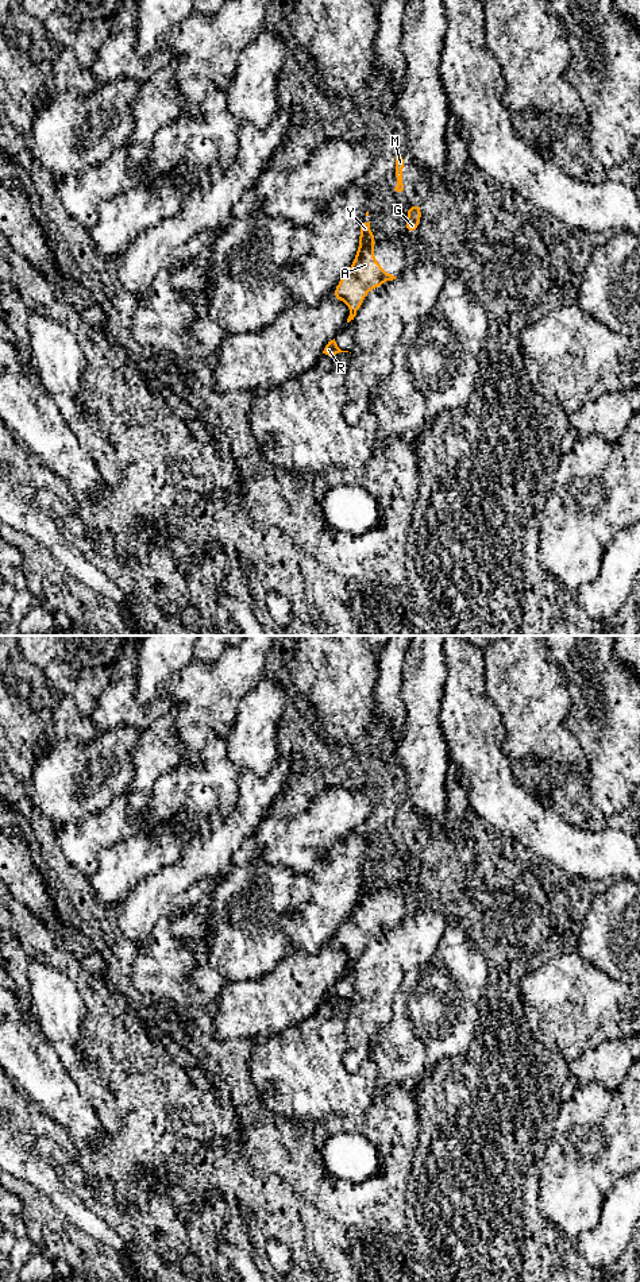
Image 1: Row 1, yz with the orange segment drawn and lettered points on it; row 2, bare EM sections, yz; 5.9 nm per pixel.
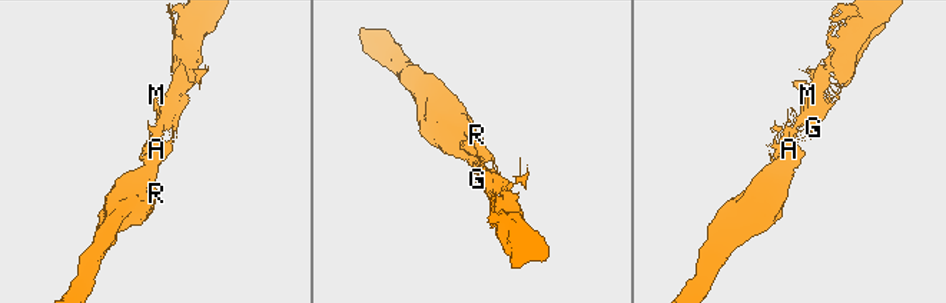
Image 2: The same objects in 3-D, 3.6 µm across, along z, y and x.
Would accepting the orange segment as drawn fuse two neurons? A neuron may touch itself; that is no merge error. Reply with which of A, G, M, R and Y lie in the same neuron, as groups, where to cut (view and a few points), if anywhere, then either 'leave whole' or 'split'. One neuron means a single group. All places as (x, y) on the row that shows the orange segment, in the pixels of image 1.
groups A G M R Y; cut none; leave whole

